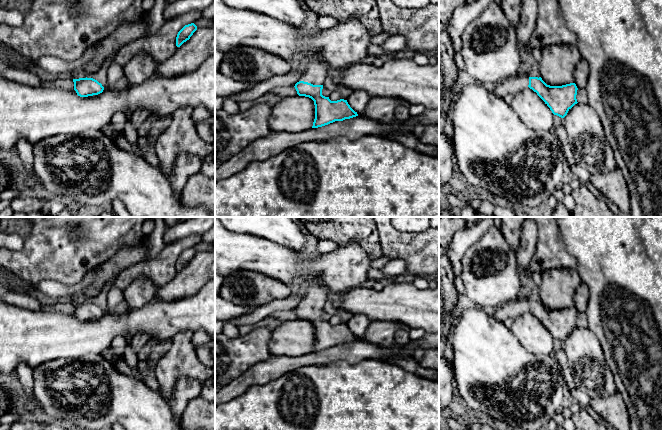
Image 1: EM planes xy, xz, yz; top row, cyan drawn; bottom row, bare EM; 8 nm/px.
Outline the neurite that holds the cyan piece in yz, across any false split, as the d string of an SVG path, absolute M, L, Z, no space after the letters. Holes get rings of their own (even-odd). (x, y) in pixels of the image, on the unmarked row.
M518 298L514 301L489 311L490 315L505 323L507 319L516 319L529 311L545 326L554 339L564 342L568 335L577 328L577 310L570 307L562 310L547 309L541 301L529 301L527 298Z

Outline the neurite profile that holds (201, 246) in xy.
M201 241L197 243L194 248L197 250L197 252L207 251L207 250L215 250L215 243L206 243L204 241Z

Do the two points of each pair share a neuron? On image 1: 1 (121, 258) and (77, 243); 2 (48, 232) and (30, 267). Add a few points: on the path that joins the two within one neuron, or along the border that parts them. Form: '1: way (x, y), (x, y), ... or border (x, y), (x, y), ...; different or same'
1: border (134, 245), (122, 247), (98, 266); different
2: way (48, 241), (48, 249), (39, 258); same

